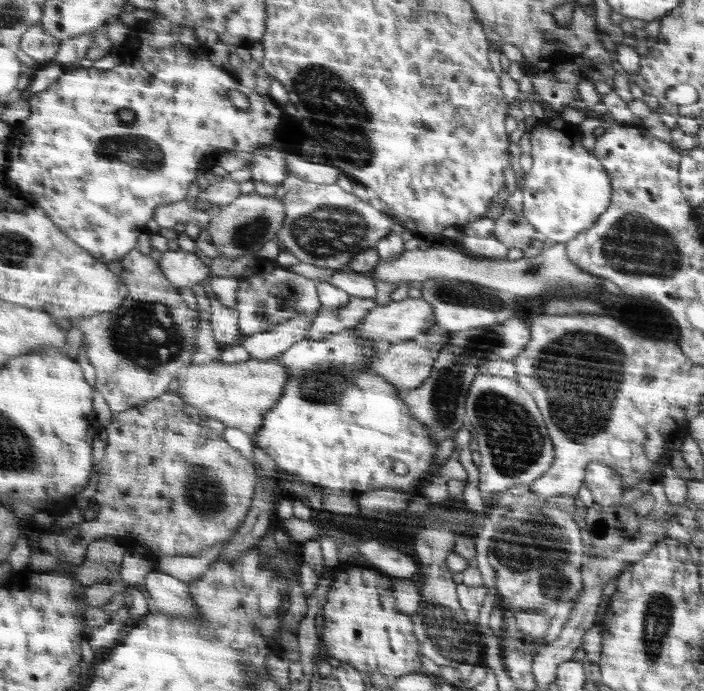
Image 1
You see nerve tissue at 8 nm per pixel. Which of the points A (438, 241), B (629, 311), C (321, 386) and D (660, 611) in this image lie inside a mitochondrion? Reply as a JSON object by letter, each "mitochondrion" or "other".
{"A":"other","B":"other","C":"mitochondrion","D":"mitochondrion"}

